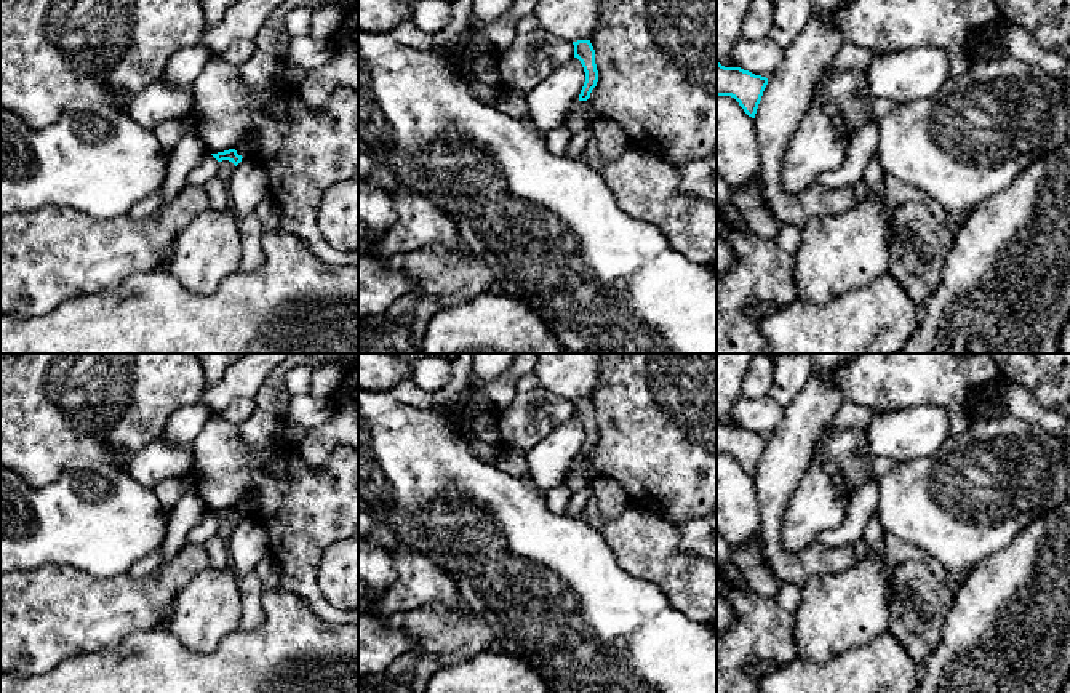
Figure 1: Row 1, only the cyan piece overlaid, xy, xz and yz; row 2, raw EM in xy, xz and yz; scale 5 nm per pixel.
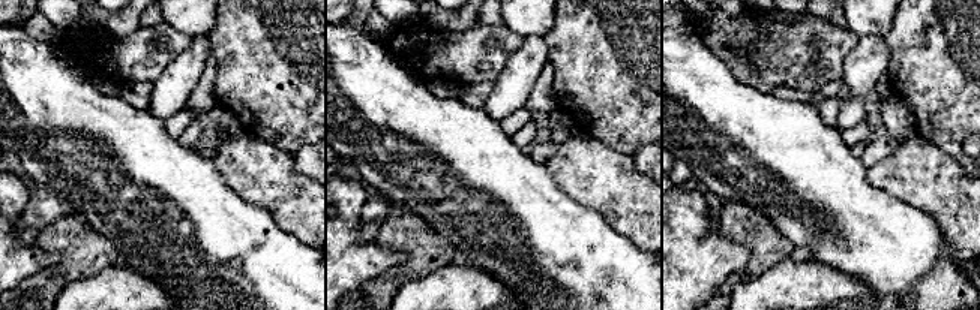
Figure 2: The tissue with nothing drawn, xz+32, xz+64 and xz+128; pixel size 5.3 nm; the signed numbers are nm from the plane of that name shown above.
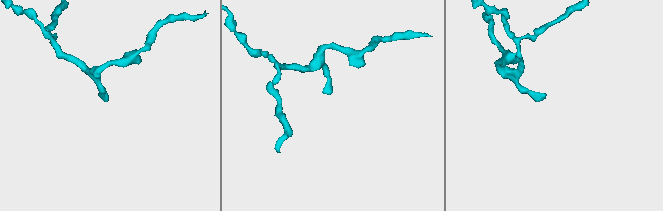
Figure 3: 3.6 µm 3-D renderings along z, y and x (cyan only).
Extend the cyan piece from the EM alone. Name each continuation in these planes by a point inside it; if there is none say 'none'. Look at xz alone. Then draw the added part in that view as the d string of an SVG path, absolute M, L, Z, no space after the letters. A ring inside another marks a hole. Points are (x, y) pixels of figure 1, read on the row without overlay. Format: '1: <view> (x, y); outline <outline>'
none

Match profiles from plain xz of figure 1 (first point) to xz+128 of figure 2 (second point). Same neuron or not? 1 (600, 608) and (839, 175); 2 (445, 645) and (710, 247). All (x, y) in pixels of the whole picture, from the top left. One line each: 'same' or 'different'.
1: same
2: different

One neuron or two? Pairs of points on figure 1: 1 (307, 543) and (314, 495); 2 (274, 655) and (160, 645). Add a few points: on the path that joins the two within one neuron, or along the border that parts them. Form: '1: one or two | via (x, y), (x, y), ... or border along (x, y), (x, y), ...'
1: one | via (307, 532), (307, 511), (312, 506)
2: one | via (245, 664), (189, 664)

